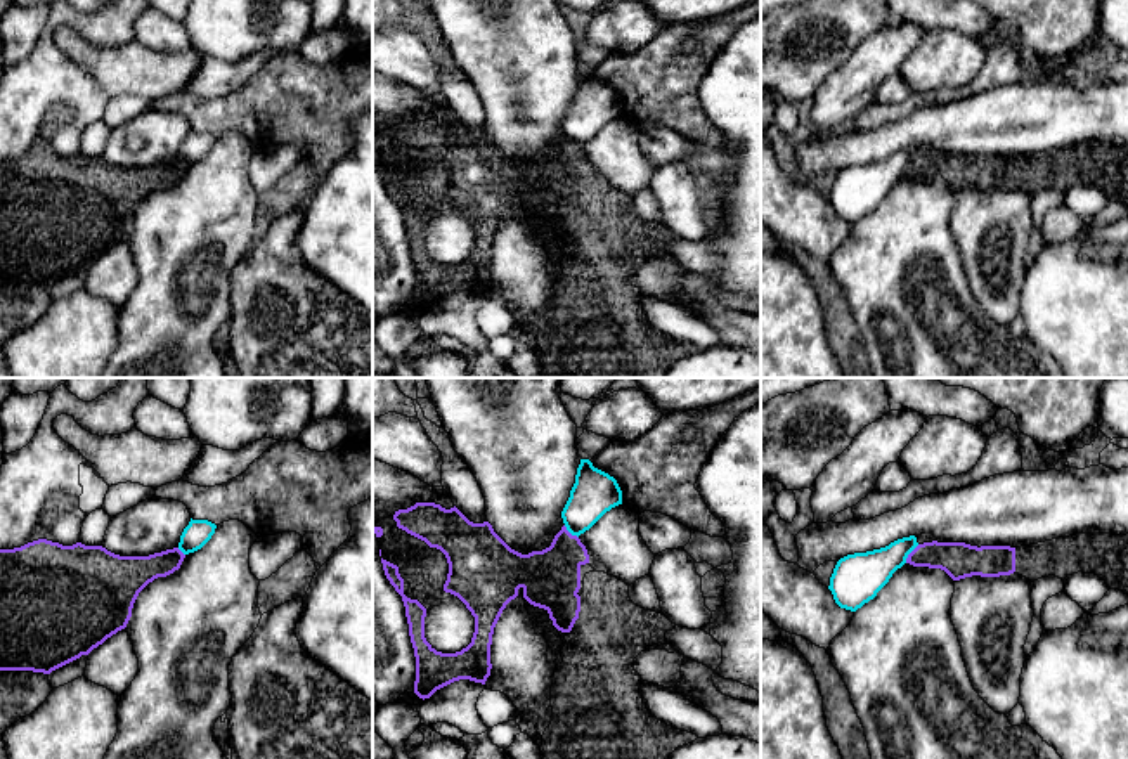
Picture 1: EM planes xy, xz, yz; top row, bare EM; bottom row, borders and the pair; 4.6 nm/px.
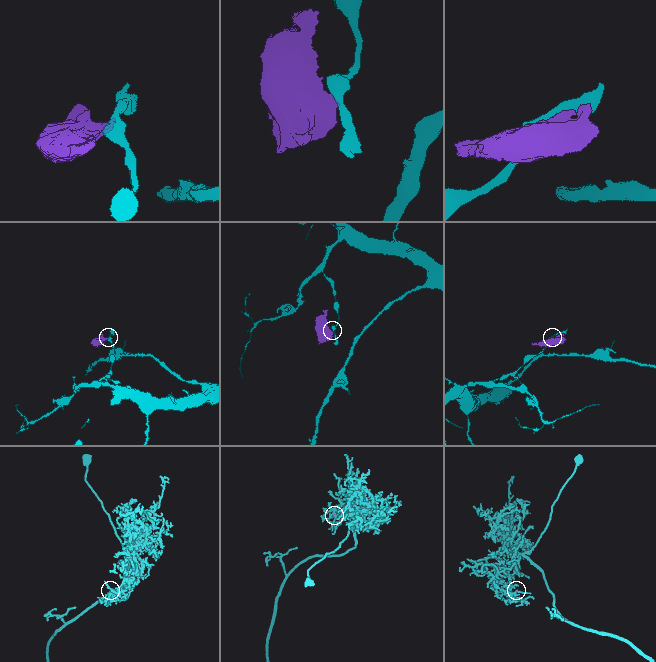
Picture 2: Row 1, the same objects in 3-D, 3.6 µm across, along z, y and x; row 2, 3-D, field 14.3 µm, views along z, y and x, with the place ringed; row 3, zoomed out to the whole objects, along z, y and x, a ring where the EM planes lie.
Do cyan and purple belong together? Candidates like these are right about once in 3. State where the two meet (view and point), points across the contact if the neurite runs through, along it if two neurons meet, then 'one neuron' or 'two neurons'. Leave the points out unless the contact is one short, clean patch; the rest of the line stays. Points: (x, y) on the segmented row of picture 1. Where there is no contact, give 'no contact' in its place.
yz (910, 551) | along yz (919, 544), (905, 562) | two neurons

